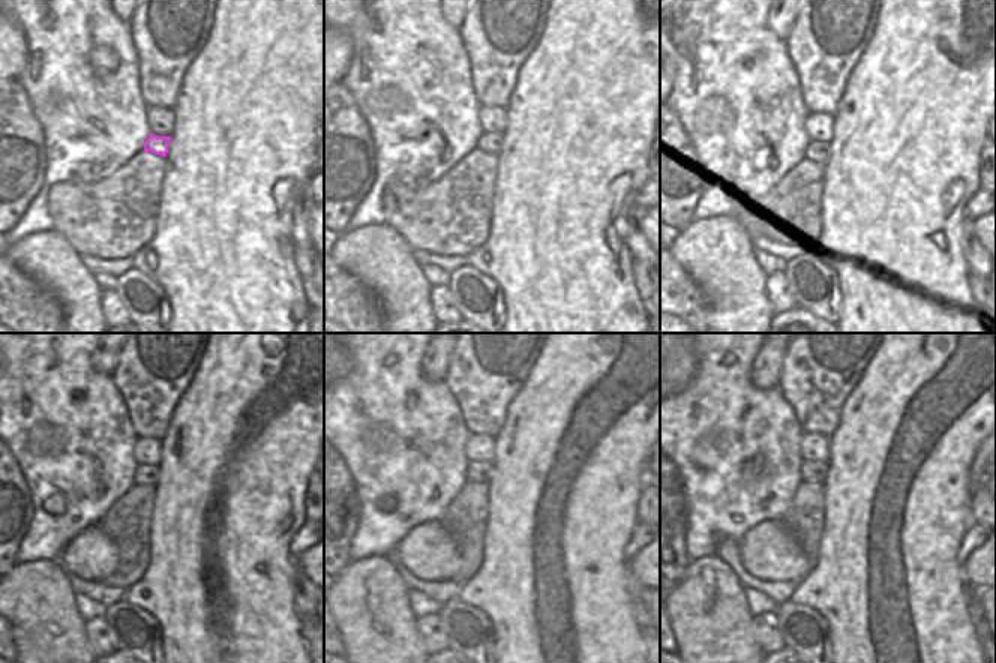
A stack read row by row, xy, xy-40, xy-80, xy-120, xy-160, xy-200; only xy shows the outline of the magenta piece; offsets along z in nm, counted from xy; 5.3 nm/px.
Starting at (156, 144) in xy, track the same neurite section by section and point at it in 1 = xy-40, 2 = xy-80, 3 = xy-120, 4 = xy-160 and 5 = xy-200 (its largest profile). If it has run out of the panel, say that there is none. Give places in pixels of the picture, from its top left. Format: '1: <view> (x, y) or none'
1: xy-40 (489, 143)
2: xy-80 (818, 149)
3: xy-120 (144, 474)
4: xy-160 (482, 473)
5: xy-200 (810, 470)

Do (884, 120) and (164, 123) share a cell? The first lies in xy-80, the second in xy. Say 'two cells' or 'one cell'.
two cells

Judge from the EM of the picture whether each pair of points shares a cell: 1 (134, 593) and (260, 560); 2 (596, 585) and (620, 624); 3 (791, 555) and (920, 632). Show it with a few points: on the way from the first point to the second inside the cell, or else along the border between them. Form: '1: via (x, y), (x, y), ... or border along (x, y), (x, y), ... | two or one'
1: via (165, 587), (204, 548), (215, 548), (228, 560) | one
2: via (596, 594), (596, 600), (611, 615) | one
3: border along (813, 566), (797, 584) | two

